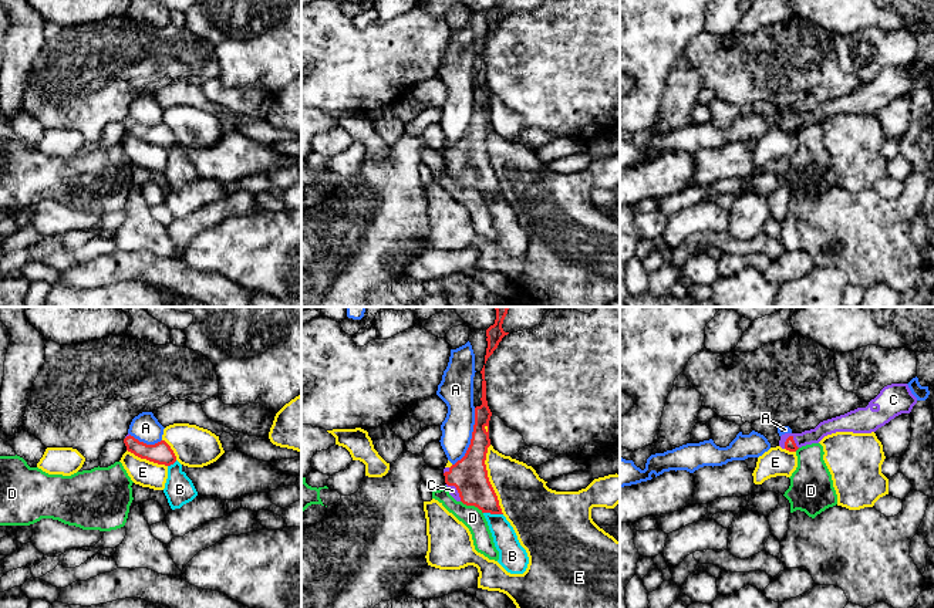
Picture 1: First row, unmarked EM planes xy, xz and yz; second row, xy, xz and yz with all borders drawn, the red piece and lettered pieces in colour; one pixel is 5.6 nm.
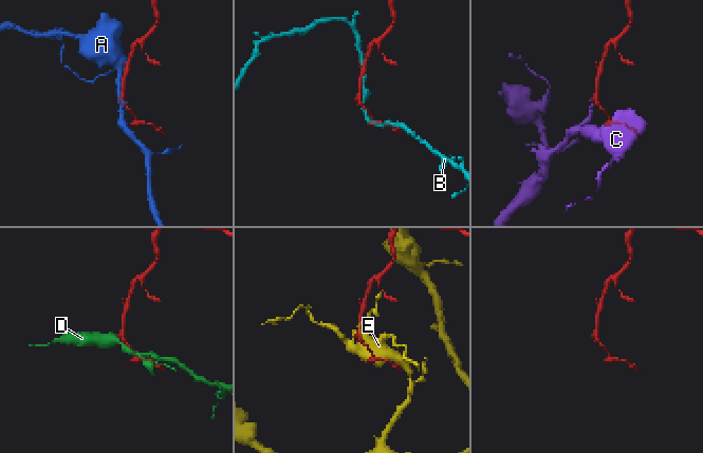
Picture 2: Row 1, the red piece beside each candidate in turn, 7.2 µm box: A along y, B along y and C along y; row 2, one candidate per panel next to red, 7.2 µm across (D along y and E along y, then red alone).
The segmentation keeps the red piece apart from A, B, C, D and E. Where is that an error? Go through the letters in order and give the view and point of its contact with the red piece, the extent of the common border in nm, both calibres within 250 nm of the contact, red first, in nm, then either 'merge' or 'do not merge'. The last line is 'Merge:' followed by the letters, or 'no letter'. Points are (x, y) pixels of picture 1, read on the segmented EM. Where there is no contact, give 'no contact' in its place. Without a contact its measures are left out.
A: xz (472, 438) | 360 nm | 200/180 nm | do not merge
B: xz (494, 513) | 110 nm | 200/140 nm | do not merge
C: yz (793, 442) | 90 nm | 60/90 nm | merge
D: xz (472, 505) | 150 nm | 200/120 nm | do not merge
E: xz (488, 479) | 400 nm | 200/280 nm | do not merge
Merge: C

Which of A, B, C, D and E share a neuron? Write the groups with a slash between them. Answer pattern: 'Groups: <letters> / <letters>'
Groups: A / B / C / D / E

